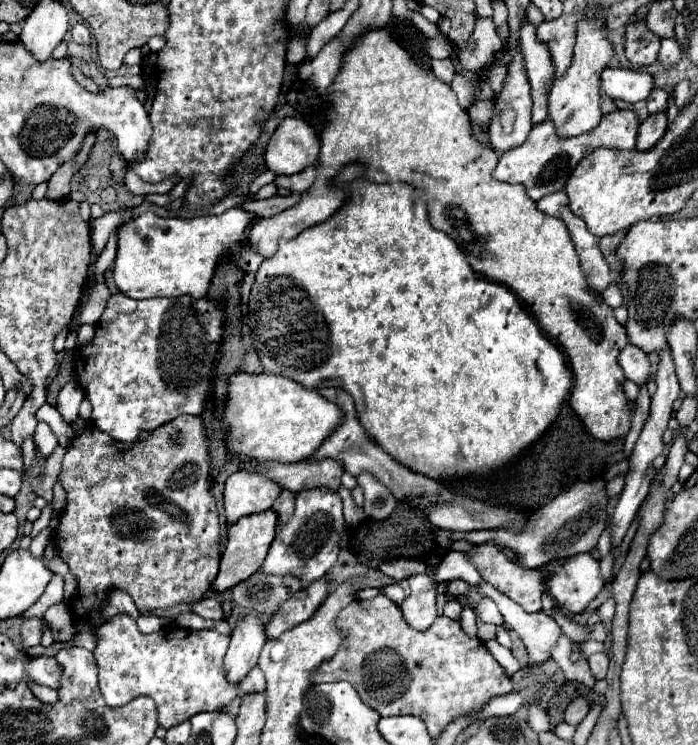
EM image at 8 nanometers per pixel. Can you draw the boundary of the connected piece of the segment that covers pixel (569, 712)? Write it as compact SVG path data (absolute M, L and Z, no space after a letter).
M573 699L565 709L565 723L579 725L587 713L589 713L589 705L585 703L585 699Z

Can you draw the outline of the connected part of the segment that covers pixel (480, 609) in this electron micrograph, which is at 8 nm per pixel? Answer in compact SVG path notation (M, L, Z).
M483 599L481 603L477 603L477 615L485 621L485 623L493 623L493 625L503 625L503 615L499 613L497 605L491 599Z

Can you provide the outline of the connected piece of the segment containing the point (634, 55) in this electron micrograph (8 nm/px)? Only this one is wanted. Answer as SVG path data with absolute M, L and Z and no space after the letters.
M633 19L625 25L625 55L629 63L647 67L657 61L661 39L649 31L645 19Z

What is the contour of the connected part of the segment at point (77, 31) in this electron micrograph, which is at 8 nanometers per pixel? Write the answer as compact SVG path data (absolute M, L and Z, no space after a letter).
M77 23L75 27L71 27L71 39L75 41L75 43L83 43L83 45L87 45L89 43L89 29L83 25L83 23Z

